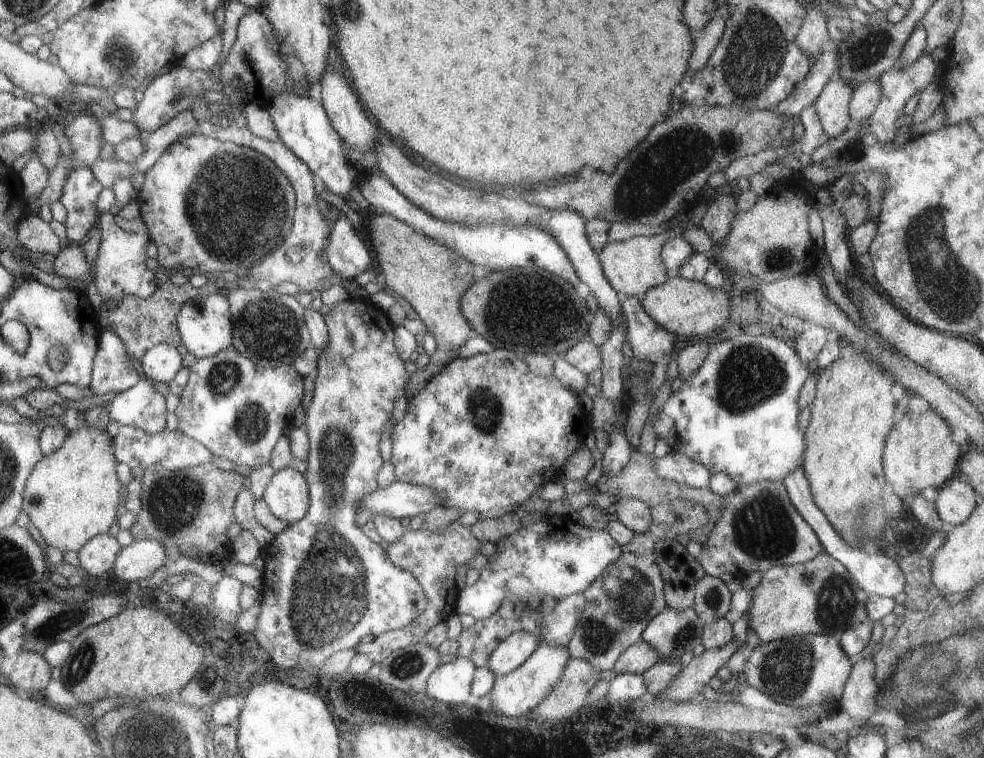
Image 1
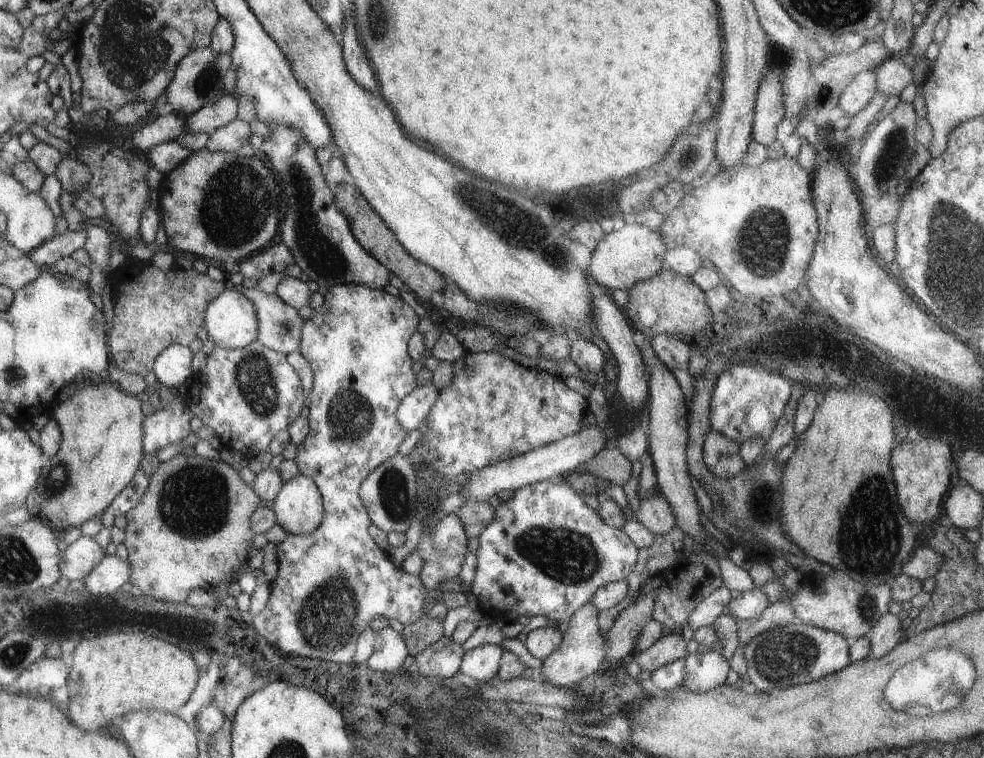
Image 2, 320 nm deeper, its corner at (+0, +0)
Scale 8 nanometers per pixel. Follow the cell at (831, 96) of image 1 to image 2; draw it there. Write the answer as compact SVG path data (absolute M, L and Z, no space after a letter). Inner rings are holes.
M873 70L858 72L847 83L836 105L843 110L845 115L852 117L871 100L877 91L876 76Z

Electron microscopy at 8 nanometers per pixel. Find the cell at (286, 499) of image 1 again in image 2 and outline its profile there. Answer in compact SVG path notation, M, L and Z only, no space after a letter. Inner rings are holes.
M301 474L284 482L270 504L276 524L287 535L309 534L324 515L317 487Z

